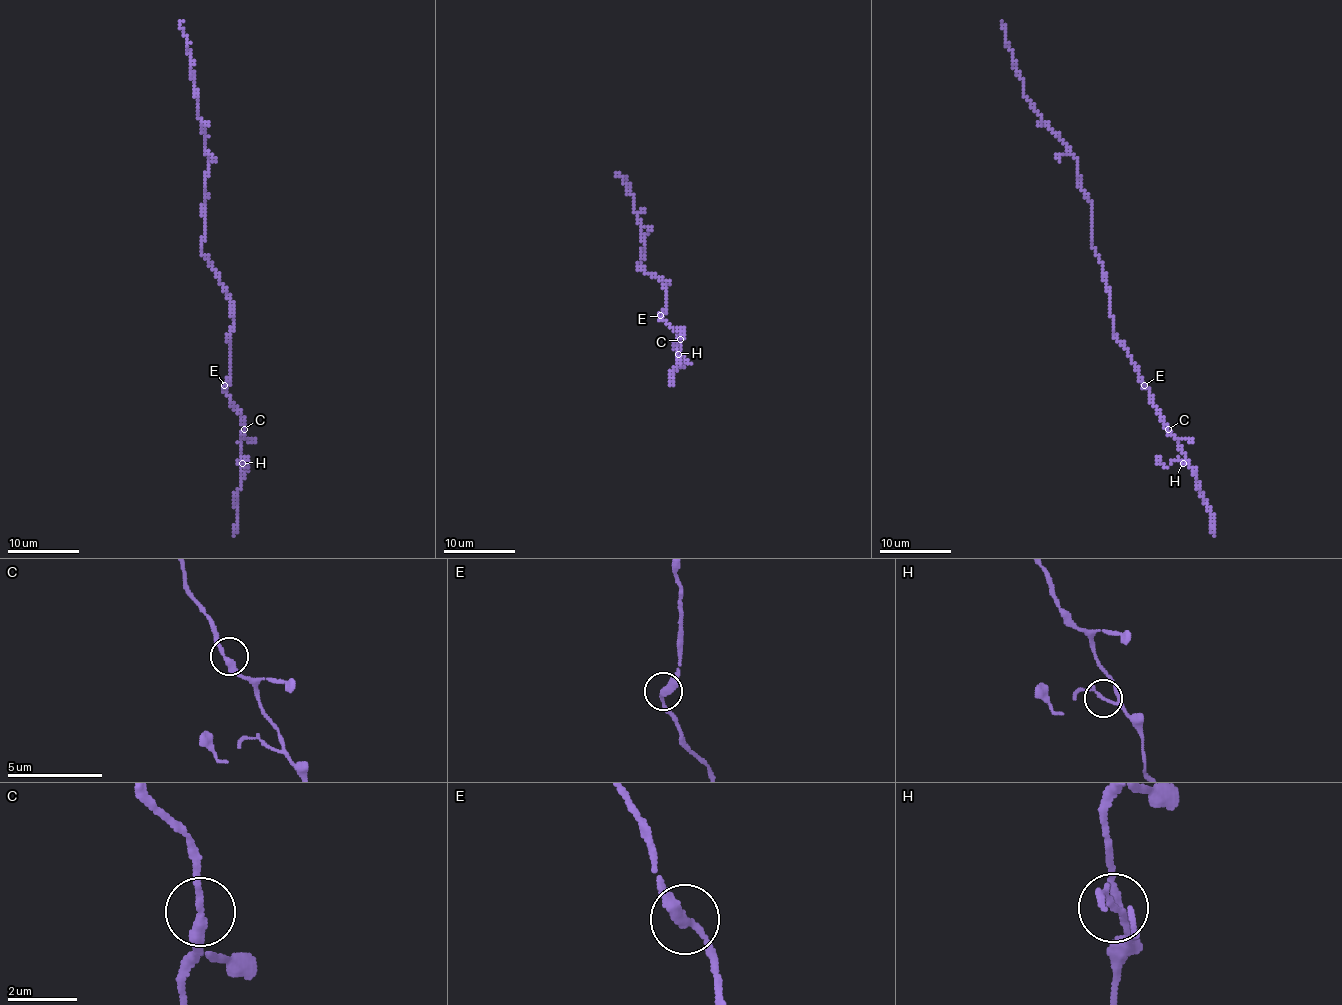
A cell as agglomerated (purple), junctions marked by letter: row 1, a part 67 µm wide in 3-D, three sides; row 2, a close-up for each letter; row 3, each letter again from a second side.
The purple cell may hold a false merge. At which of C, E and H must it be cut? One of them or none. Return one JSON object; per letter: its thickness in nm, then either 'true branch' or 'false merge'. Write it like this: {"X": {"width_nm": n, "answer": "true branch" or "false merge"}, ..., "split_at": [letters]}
{"C": {"width_nm": 280, "answer": "true branch"}, "E": {"width_nm": 300, "answer": "true branch"}, "H": {"width_nm": 100, "answer": "true branch"}, "split_at": []}

